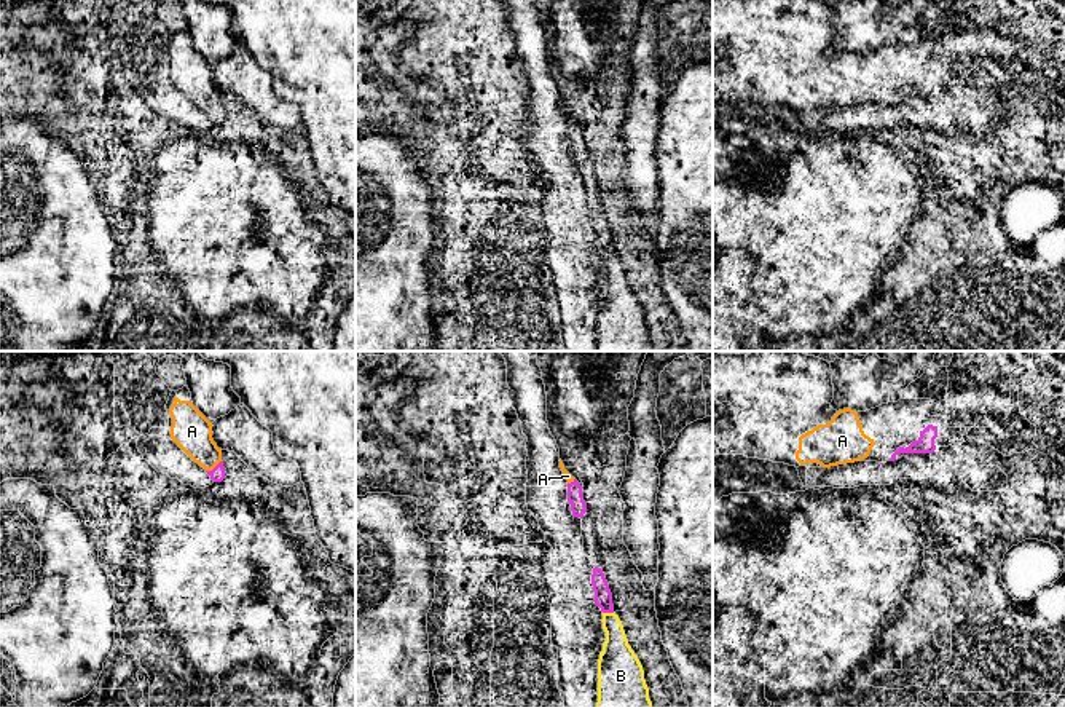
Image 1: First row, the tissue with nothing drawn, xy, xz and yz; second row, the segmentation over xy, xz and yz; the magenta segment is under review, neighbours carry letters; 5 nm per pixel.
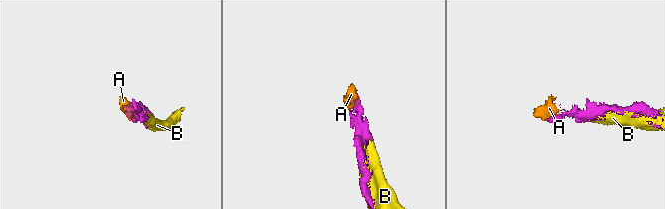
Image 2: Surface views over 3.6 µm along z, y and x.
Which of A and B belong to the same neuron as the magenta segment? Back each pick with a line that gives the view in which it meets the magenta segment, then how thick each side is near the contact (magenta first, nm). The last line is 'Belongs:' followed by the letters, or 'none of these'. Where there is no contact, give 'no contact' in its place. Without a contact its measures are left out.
A: xy | 80/200 nm
B: xz | 90/180 nm
Belongs: A, B

